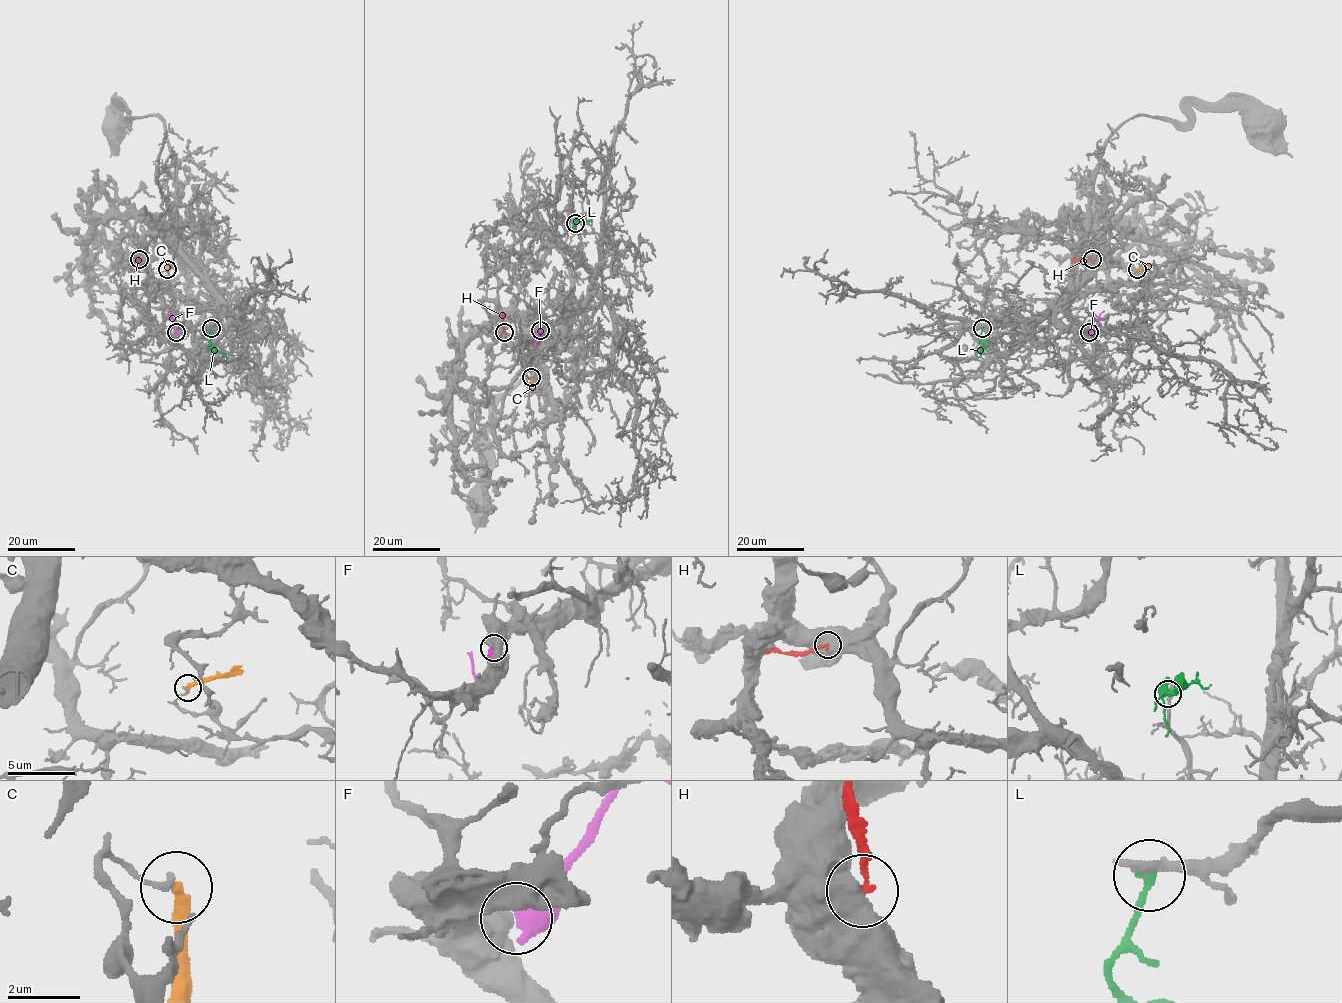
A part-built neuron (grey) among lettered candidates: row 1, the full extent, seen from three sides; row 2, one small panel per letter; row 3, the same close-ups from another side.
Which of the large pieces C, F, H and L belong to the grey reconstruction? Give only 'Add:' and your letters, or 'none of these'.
Add: none of these

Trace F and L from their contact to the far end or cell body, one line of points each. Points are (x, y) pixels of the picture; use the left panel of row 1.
F: (176, 333), (169, 309)
L: (211, 328), (209, 343), (226, 357)

